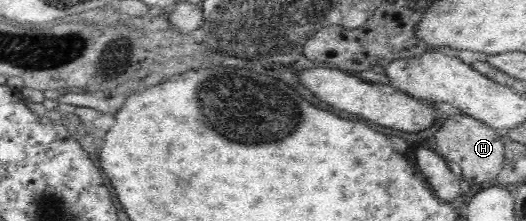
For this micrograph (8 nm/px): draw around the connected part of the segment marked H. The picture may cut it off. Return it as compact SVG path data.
M451 114L438 124L434 134L434 149L452 165L458 166L463 172L463 180L469 185L491 182L501 173L505 162L504 138L507 135L503 130L487 126L484 122L472 116Z

